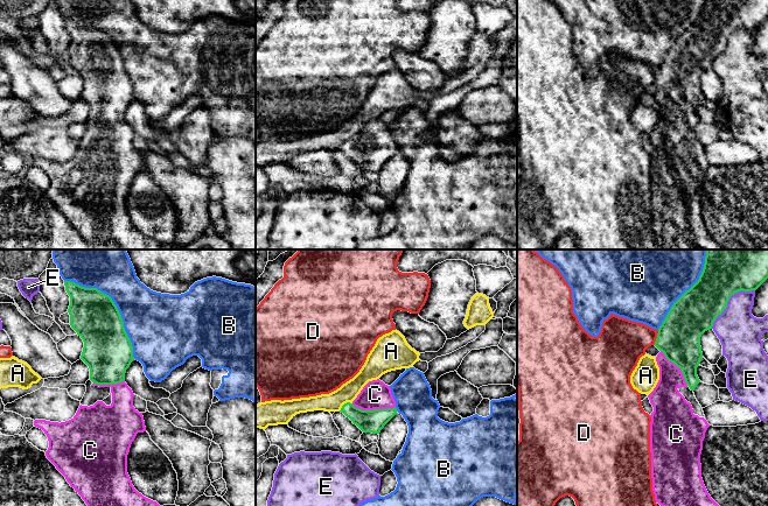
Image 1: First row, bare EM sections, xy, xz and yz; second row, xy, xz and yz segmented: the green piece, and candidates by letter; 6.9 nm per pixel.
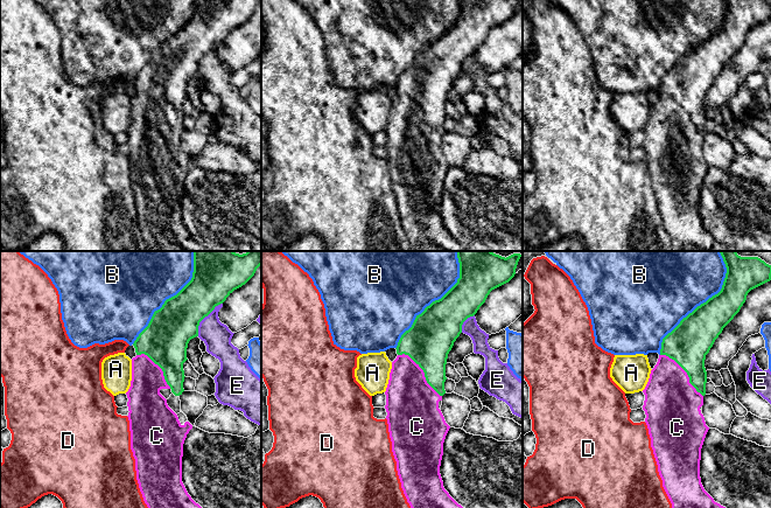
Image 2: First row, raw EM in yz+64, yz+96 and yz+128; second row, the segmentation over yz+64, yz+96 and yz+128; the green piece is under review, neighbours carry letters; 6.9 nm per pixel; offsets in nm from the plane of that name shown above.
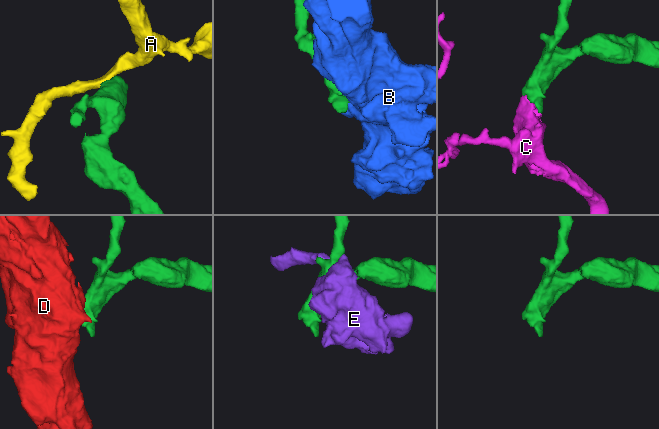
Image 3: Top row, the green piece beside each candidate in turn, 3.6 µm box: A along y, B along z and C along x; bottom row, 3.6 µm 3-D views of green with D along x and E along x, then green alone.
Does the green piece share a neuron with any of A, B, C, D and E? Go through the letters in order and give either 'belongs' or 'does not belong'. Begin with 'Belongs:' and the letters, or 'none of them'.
Belongs: C
A: does not belong
B: does not belong
C: belongs
D: does not belong
E: does not belong

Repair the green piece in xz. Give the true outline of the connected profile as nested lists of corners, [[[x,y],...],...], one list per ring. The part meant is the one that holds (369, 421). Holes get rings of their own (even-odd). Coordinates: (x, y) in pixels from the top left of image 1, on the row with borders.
[[[377,379],[369,381],[357,398],[351,403],[344,403],[340,412],[349,417],[363,433],[379,434],[398,410],[390,386]]]

